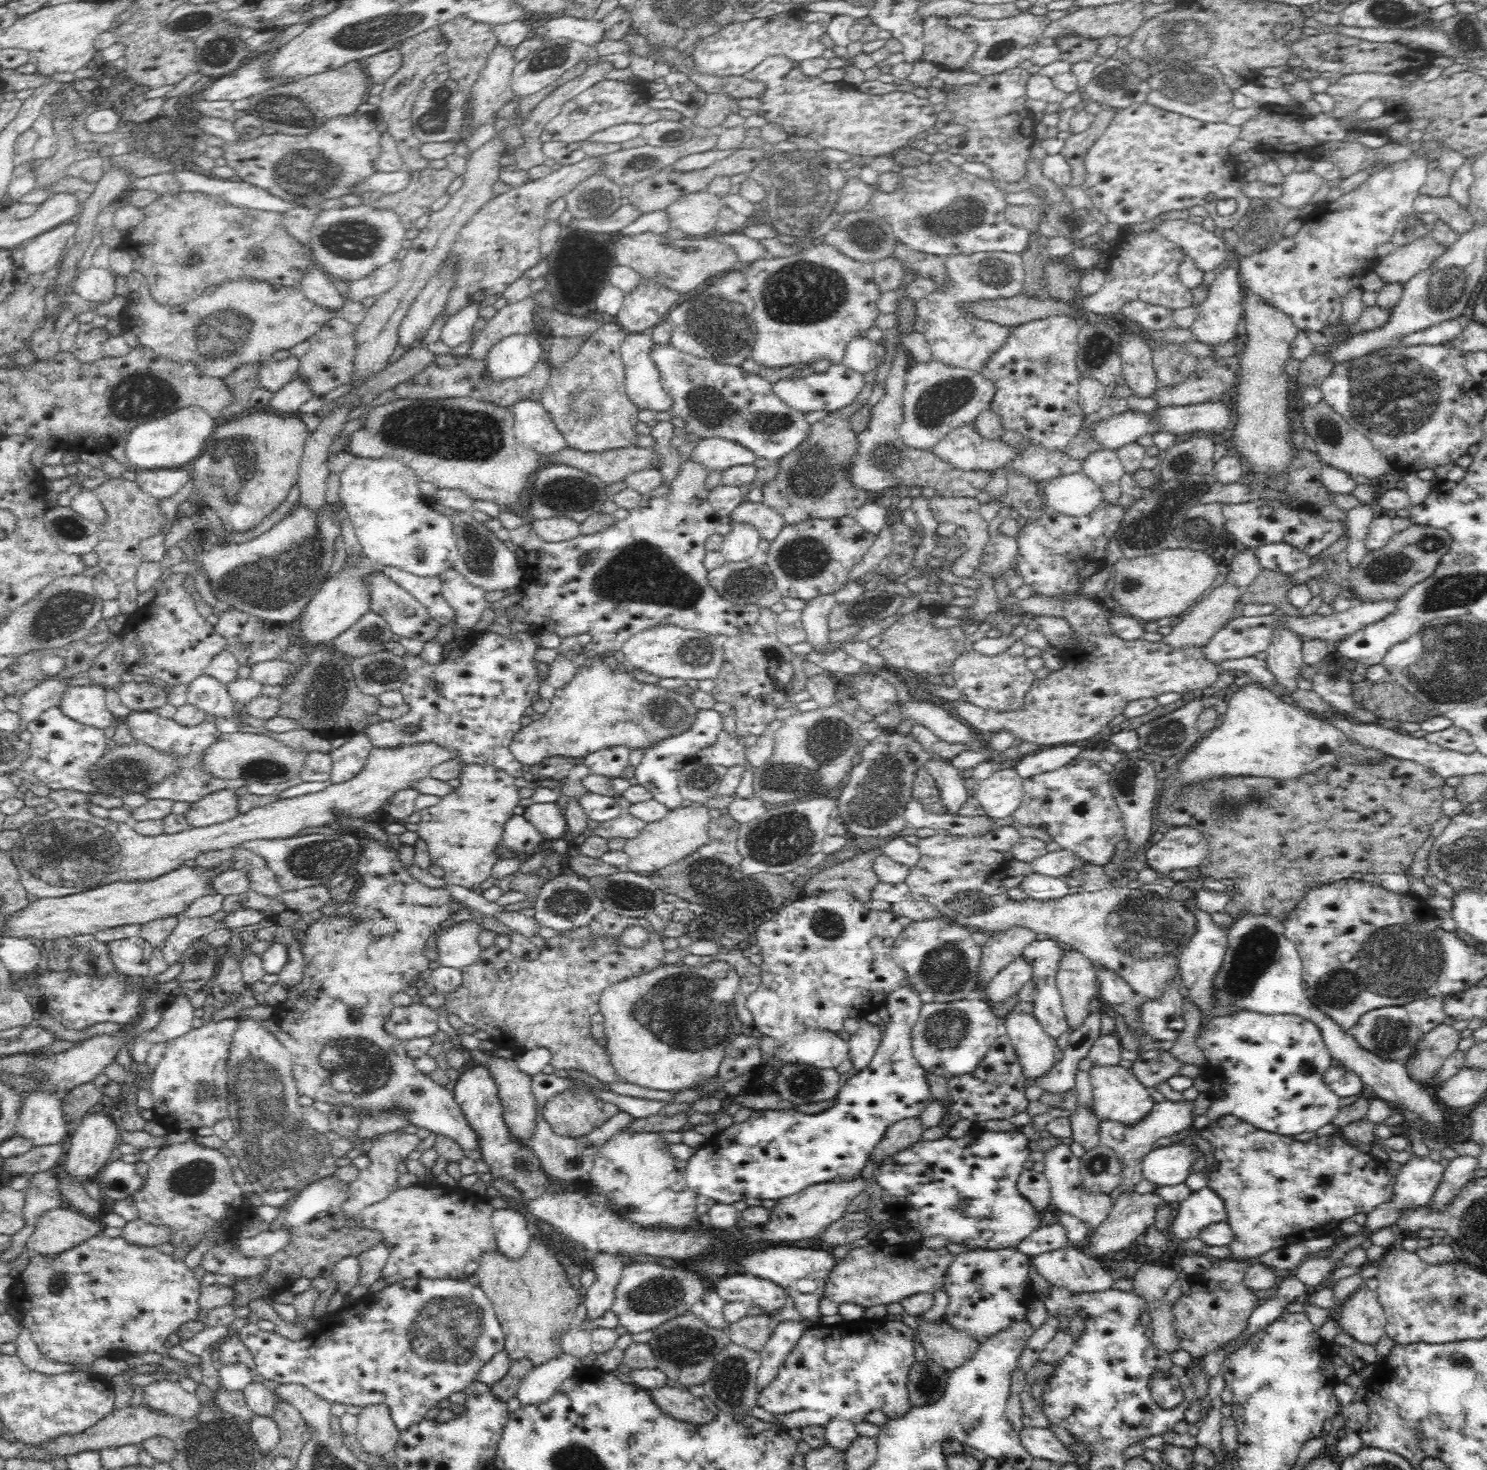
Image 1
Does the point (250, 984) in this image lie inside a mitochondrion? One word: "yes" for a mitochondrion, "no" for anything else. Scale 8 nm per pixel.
no

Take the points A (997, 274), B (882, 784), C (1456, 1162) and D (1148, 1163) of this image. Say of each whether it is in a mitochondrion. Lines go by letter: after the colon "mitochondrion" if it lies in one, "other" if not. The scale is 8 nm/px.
A: mitochondrion
B: mitochondrion
C: other
D: other

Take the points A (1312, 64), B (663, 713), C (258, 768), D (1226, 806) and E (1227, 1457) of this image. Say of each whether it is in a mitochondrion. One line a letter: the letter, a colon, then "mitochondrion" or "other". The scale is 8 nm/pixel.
A: other
B: mitochondrion
C: mitochondrion
D: mitochondrion
E: other

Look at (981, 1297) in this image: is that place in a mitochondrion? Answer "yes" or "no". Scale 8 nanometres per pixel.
no

